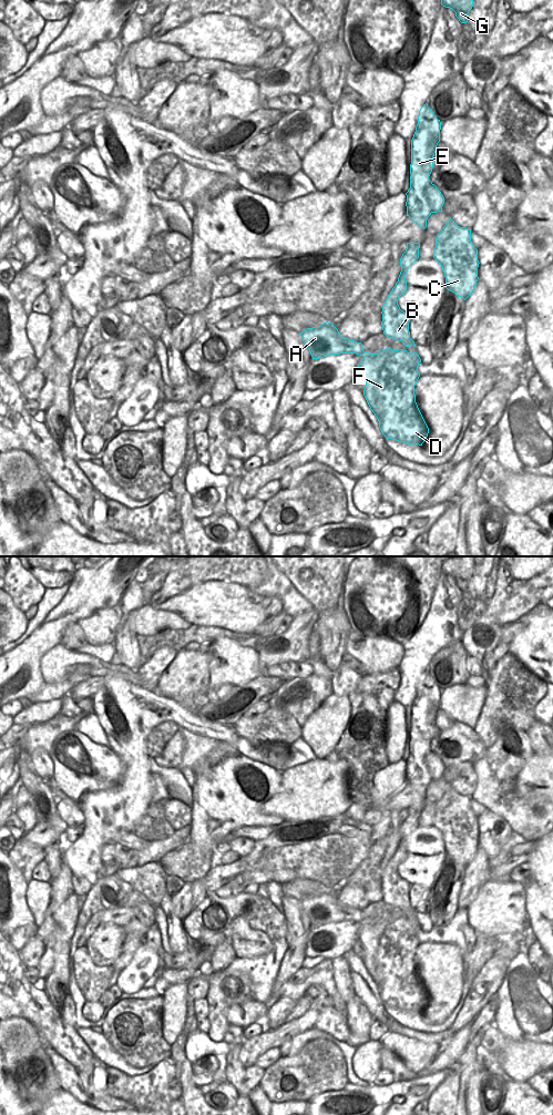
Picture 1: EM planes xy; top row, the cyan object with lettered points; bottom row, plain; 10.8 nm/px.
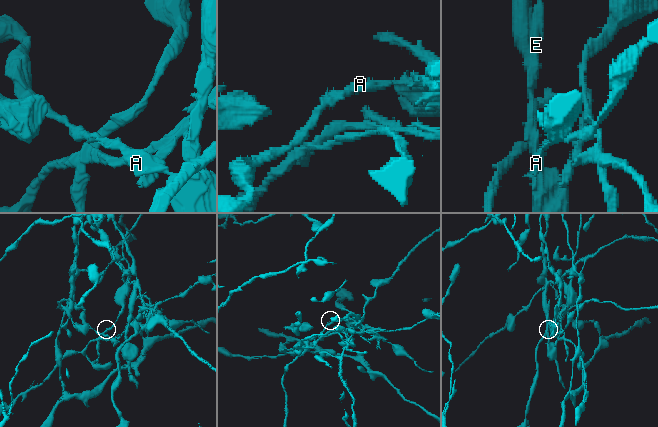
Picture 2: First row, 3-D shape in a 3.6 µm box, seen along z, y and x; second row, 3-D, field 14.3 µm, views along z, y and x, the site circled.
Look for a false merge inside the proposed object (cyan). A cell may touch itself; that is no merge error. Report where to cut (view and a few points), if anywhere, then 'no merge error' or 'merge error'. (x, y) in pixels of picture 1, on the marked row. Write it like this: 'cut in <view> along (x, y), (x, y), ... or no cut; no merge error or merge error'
cut in xy along (371, 354), (364, 357); merge error

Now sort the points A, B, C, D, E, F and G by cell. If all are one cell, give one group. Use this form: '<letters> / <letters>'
A / B C D E F G

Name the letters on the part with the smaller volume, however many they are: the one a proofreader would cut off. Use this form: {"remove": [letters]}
{"remove": ["A"]}

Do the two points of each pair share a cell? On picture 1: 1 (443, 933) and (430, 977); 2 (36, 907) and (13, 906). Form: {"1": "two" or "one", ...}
{"1": "two", "2": "two"}

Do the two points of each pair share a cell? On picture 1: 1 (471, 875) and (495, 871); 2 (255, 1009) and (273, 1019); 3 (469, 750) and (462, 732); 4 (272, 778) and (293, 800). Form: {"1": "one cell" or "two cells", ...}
{"1": "two cells", "2": "two cells", "3": "one cell", "4": "two cells"}

